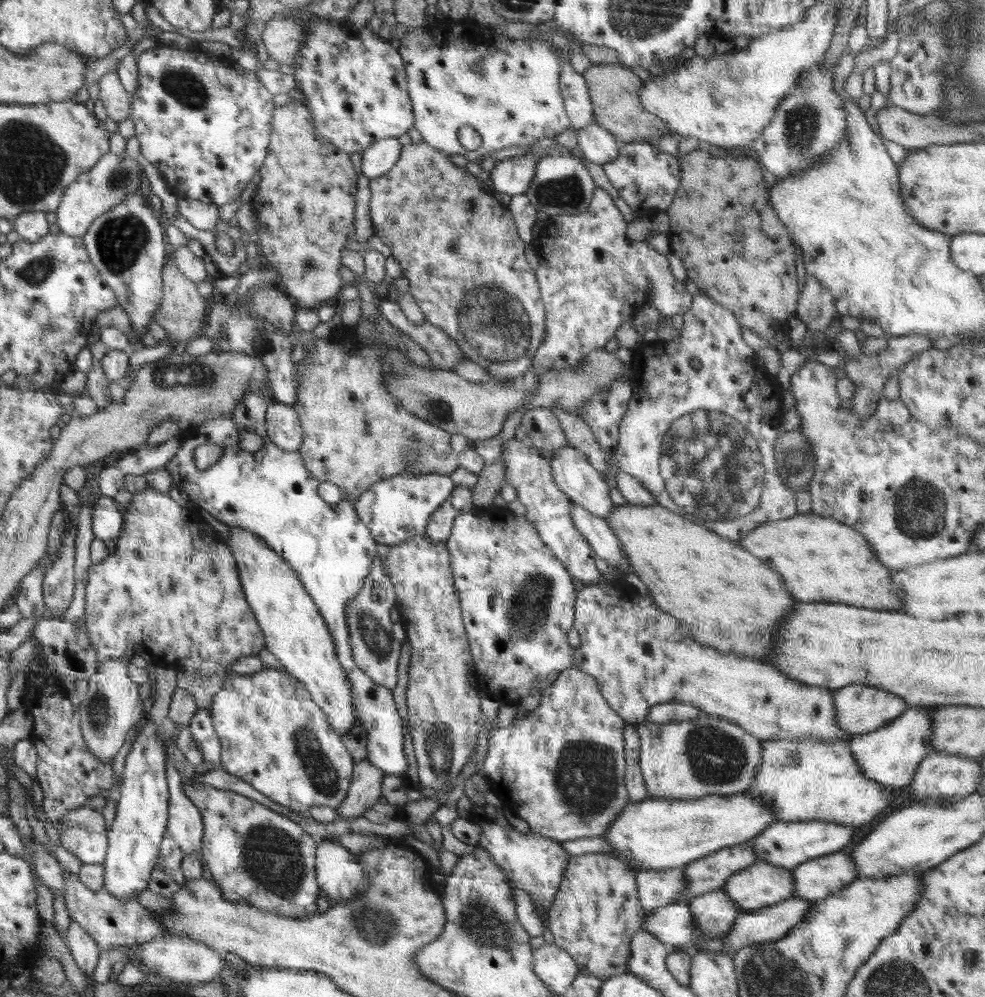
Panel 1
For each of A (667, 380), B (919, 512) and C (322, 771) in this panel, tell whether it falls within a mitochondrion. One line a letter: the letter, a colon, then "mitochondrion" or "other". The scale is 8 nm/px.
A: other
B: mitochondrion
C: mitochondrion

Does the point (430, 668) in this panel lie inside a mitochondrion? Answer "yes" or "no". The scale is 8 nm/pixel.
no

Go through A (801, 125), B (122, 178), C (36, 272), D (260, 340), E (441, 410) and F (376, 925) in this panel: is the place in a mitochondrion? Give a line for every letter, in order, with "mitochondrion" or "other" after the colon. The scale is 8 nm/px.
A: mitochondrion
B: mitochondrion
C: mitochondrion
D: mitochondrion
E: mitochondrion
F: mitochondrion

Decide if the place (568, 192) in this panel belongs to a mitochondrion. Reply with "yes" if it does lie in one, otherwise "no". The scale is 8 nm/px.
yes

